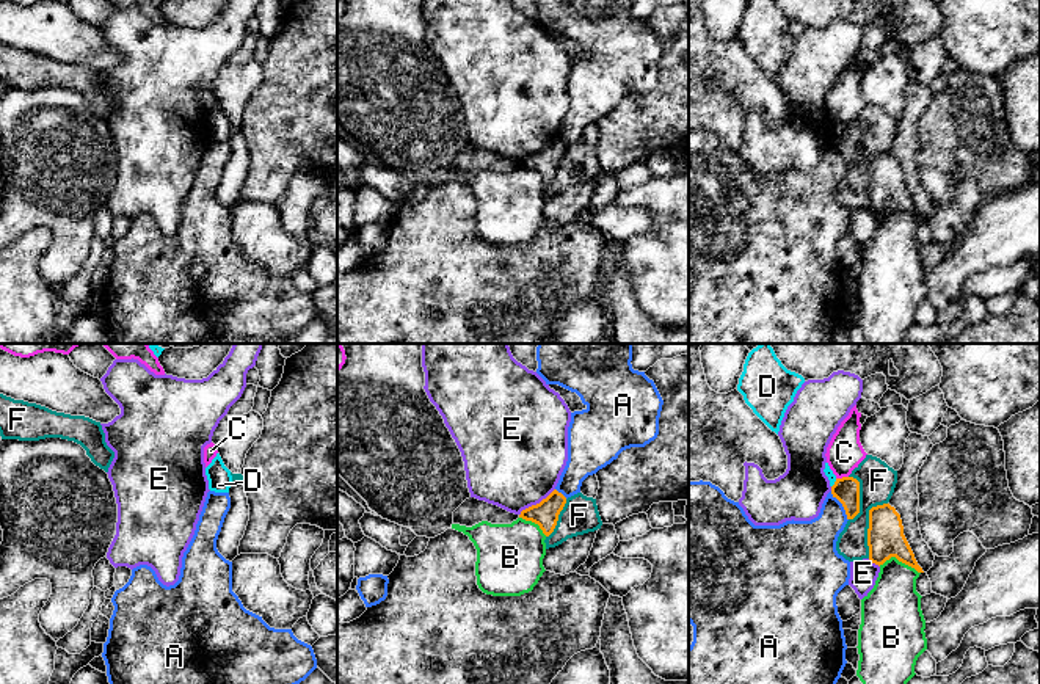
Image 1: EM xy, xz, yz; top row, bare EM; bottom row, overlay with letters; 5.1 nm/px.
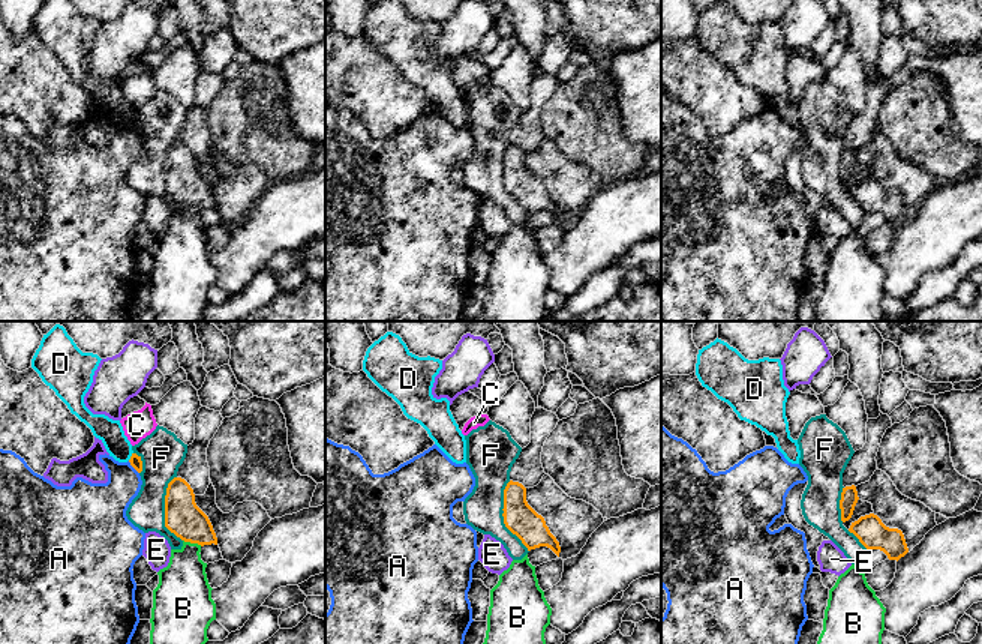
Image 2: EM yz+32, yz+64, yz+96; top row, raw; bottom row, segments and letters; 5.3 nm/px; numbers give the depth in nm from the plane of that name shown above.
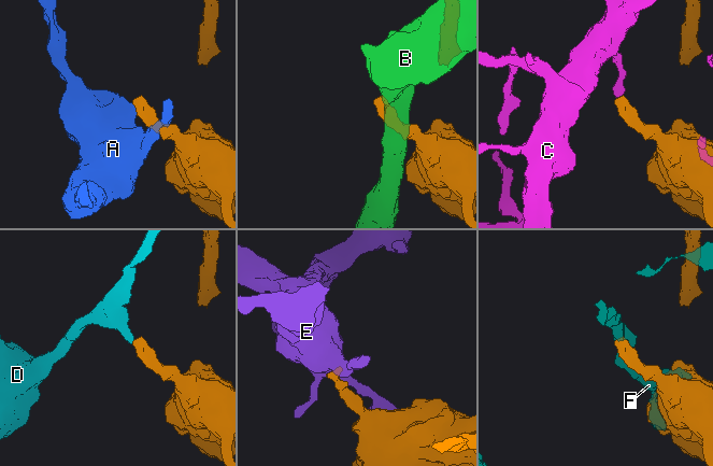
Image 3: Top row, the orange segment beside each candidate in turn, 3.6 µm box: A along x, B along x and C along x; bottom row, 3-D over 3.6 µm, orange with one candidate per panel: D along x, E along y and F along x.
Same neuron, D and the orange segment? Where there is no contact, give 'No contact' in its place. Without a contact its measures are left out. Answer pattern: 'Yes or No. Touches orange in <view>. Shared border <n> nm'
No. Touches orange in yz. Shared border 50 nm

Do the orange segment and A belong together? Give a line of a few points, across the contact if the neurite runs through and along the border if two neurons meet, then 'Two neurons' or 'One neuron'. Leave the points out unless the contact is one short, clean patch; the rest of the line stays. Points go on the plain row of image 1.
Line: yz (830, 140), (841, 152), (847, 168). Two neurons

